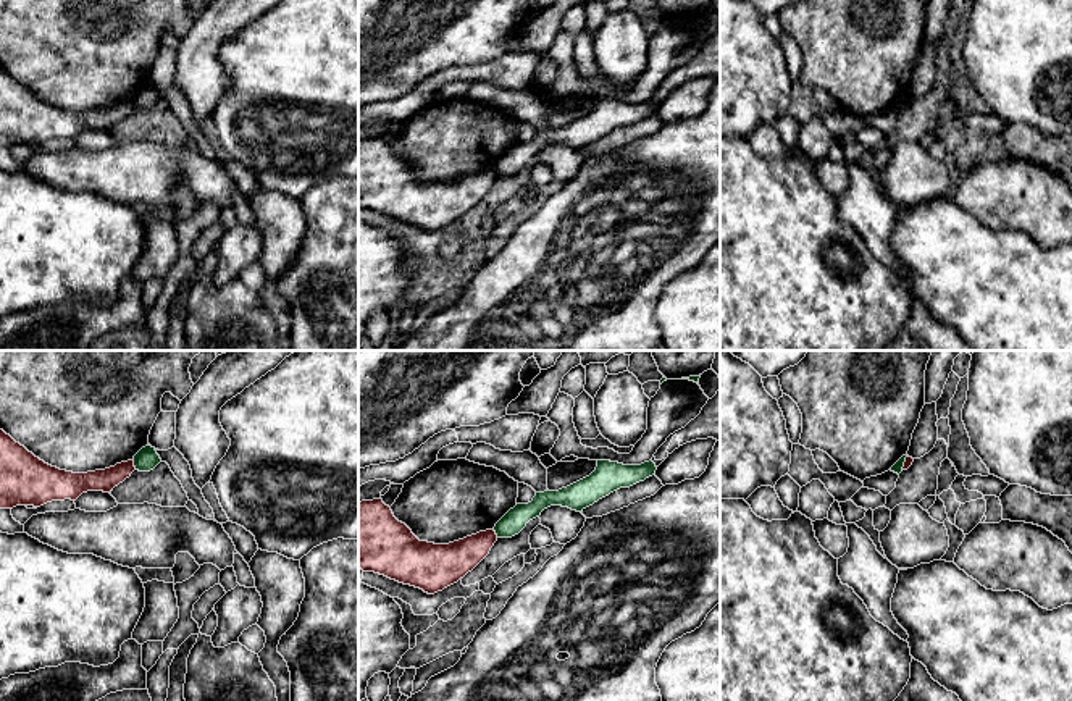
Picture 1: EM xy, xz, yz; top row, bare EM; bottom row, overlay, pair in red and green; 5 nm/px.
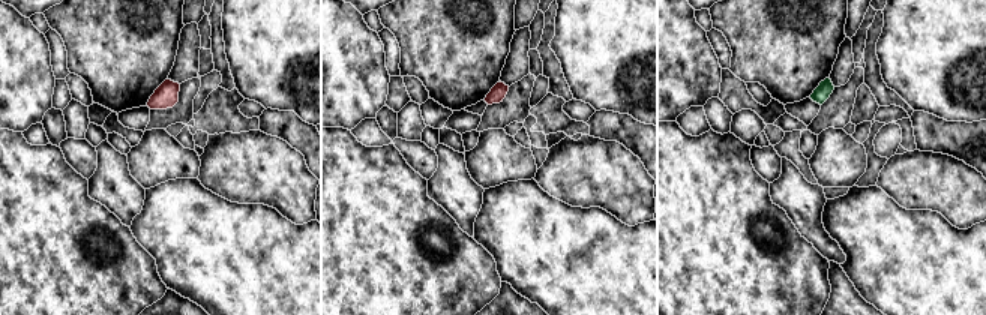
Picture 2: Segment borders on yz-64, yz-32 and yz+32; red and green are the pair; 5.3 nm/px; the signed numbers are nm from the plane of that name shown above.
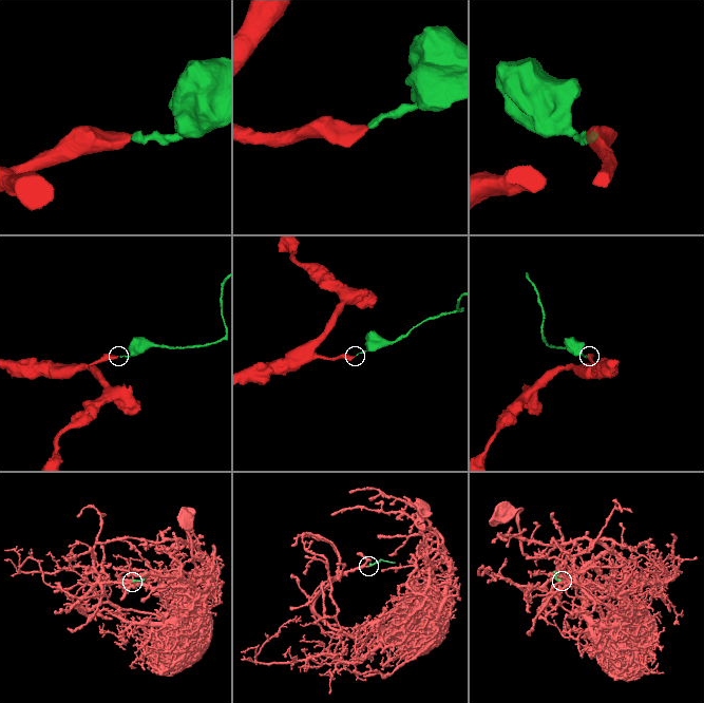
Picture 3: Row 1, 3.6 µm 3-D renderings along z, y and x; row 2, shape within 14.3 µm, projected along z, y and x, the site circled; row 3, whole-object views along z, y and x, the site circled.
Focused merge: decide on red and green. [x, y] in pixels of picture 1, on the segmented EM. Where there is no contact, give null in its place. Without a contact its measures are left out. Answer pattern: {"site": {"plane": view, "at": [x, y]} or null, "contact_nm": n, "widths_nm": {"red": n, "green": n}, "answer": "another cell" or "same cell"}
{"site": {"plane": "xy", "at": [133, 465]}, "contact_nm": 50, "widths_nm": {"red": 110, "green": 110}, "answer": "another cell"}

